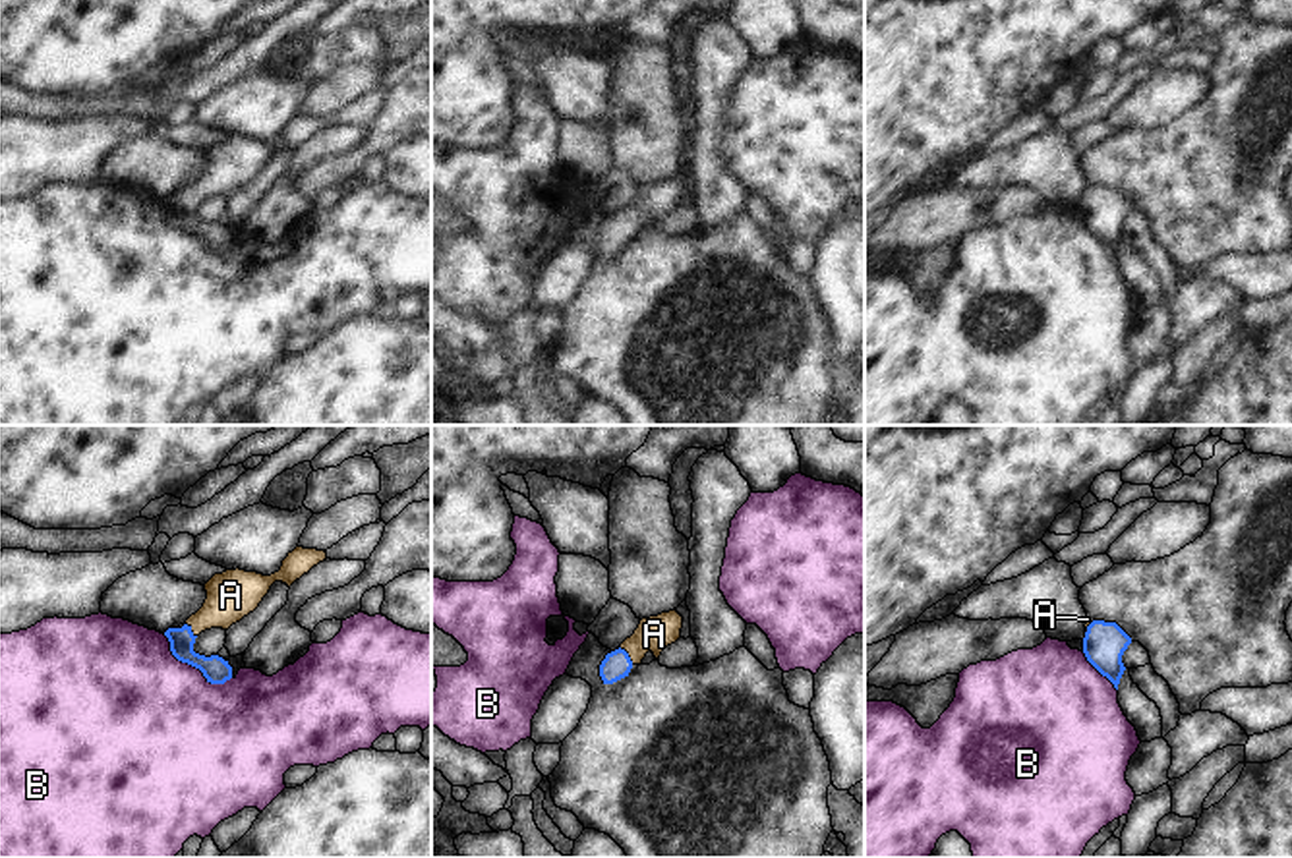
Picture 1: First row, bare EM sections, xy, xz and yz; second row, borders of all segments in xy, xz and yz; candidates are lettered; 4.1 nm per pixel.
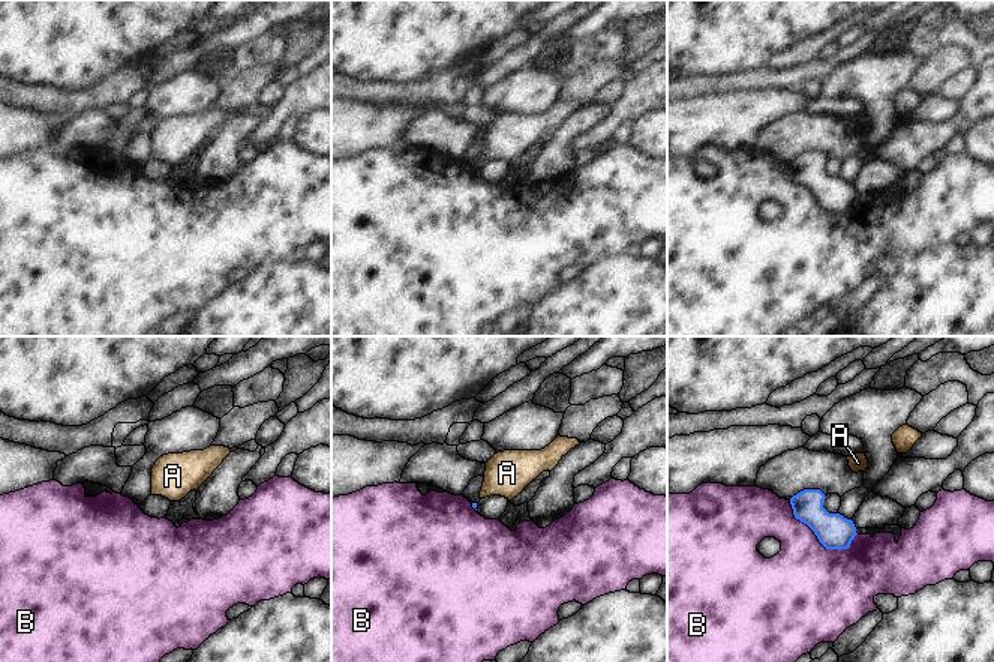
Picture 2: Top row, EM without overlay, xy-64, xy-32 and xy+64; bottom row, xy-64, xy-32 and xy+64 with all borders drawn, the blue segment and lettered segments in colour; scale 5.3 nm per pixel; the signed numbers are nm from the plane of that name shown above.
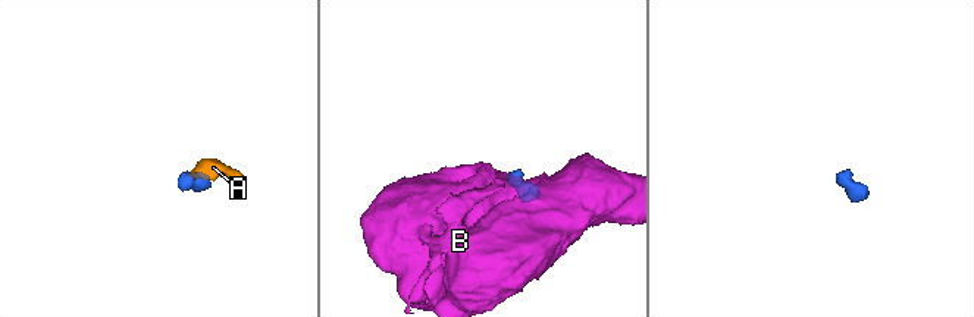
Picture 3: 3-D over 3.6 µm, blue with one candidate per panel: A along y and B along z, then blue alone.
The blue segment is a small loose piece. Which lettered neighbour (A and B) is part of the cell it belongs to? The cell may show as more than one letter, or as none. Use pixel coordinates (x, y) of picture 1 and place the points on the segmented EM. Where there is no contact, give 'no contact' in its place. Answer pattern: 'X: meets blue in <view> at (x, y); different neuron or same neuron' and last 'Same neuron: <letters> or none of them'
A: meets blue in xz at (627, 656); same neuron
B: meets blue in xy at (192, 665); different neuron
Same neuron: A

